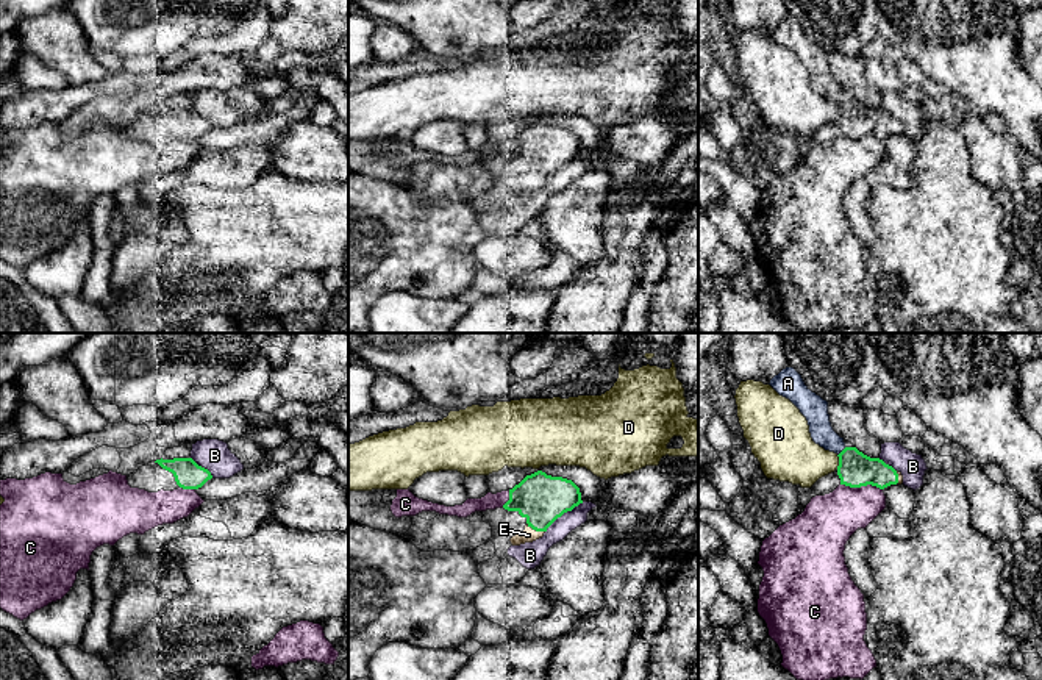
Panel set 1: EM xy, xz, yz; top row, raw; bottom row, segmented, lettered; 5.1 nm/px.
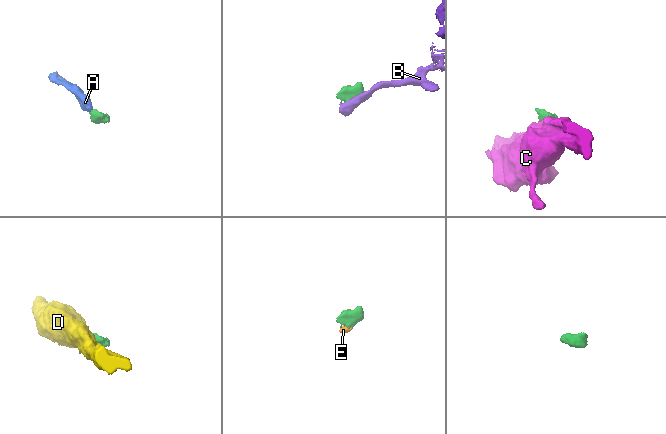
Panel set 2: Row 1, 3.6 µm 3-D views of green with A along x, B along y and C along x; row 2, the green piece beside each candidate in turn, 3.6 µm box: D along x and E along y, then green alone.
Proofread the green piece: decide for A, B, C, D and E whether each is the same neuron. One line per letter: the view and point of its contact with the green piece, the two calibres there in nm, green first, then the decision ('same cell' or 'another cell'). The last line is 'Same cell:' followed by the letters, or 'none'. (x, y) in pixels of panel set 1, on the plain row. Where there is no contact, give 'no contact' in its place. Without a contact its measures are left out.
A: yz (841, 102) | 180/130 nm | same cell
B: xz (563, 163) | 260/110 nm | another cell
C: yz (861, 135) | 180/280 nm | another cell
D: yz (839, 111) | 180/260 nm | another cell
E: xz (536, 180) | 260/80 nm | same cell
Same cell: A, E

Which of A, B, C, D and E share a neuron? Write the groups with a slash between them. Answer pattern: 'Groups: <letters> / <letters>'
Groups: A E / B / C / D

